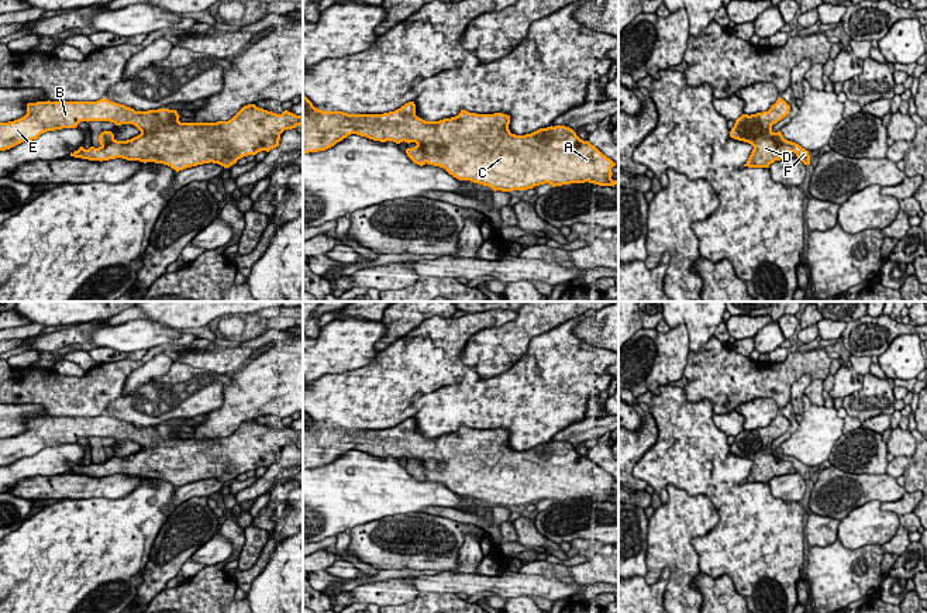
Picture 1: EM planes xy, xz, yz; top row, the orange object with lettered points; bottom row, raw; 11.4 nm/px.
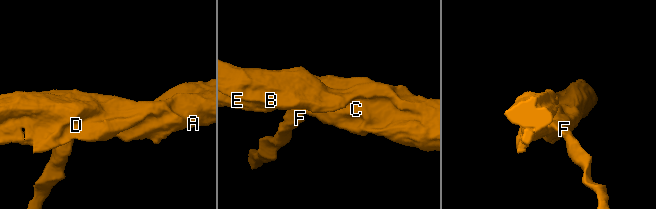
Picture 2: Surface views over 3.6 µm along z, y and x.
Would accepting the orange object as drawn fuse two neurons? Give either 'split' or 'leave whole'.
split

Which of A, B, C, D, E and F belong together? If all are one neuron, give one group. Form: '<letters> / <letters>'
A B C D E / F

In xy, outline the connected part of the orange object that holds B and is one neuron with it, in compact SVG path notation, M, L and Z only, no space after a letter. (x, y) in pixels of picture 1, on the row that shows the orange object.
M104 97L97 101L28 103L24 117L0 123L0 151L37 140L46 131L76 128L80 121L110 121L132 124L141 134L127 141L111 140L99 148L80 147L70 156L155 162L179 172L210 162L230 168L244 156L279 147L285 130L303 127L303 116L287 110L276 114L255 104L244 106L228 121L180 123L179 117L176 110L135 111Z

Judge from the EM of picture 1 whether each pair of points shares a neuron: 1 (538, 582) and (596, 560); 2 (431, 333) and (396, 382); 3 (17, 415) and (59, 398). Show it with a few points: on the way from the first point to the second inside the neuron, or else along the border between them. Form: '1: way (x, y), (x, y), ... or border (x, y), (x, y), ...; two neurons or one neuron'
1: border (519, 571), (554, 577), (582, 585); two neurons
2: way (433, 345), (409, 369); one neuron
3: border (14, 403), (38, 403), (47, 416); two neurons

